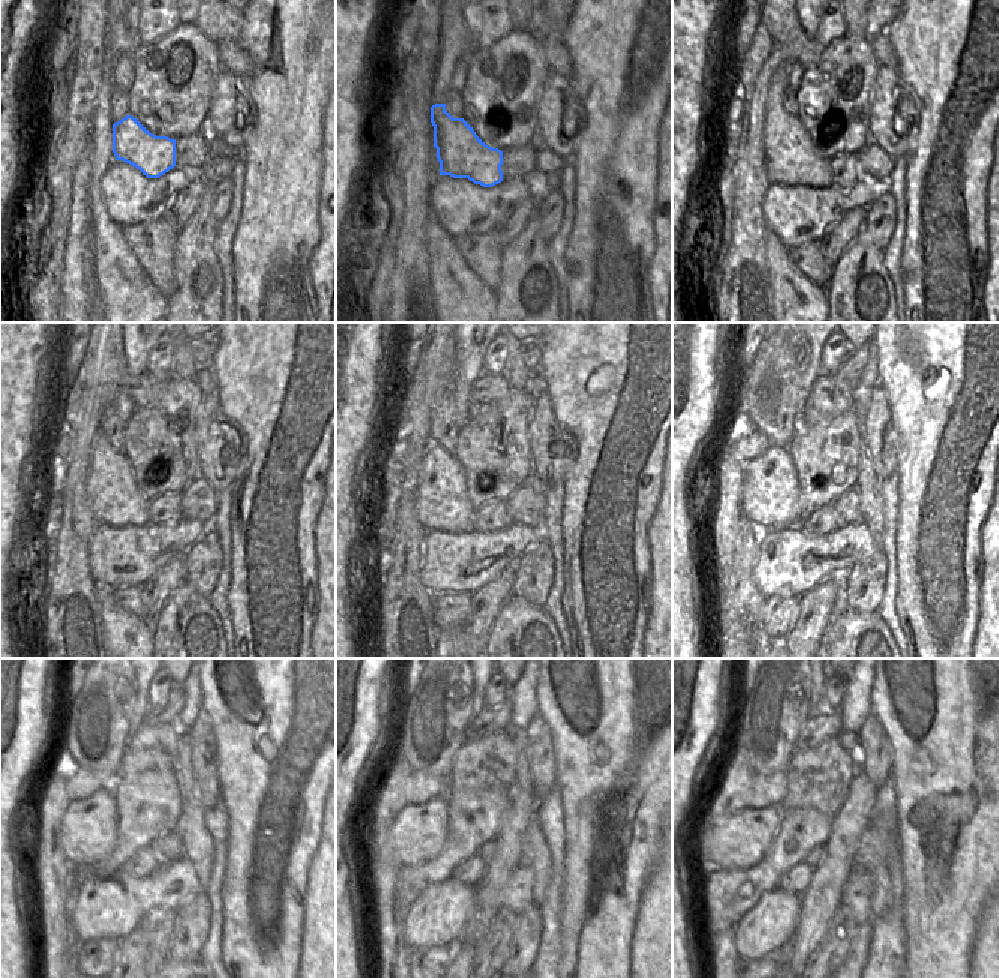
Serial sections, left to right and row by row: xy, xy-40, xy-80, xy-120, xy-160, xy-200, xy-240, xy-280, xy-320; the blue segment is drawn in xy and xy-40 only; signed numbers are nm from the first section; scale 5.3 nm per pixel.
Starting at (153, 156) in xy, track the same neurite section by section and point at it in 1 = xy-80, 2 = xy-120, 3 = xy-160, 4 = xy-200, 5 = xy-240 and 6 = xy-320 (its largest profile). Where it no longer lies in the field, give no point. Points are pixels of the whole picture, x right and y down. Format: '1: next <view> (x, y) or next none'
1: next xy-80 (788, 155)
2: next xy-120 (113, 495)
3: next xy-160 (441, 503)
4: next xy-200 (770, 495)
5: next xy-240 (86, 836)
6: next xy-320 (738, 842)

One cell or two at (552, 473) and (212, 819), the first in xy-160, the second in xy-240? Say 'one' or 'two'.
two

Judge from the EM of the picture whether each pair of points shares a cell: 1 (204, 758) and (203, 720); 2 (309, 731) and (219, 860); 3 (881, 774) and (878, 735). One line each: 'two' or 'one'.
1: one
2: two
3: one

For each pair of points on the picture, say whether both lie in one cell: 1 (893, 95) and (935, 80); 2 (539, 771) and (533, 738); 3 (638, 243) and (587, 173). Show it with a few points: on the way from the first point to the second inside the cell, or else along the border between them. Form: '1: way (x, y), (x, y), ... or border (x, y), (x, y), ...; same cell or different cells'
1: border (894, 68), (918, 99), (920, 122); different cells
2: way (539, 764), (539, 746); same cell
3: way (620, 225), (615, 221), (614, 200), (605, 191); same cell

